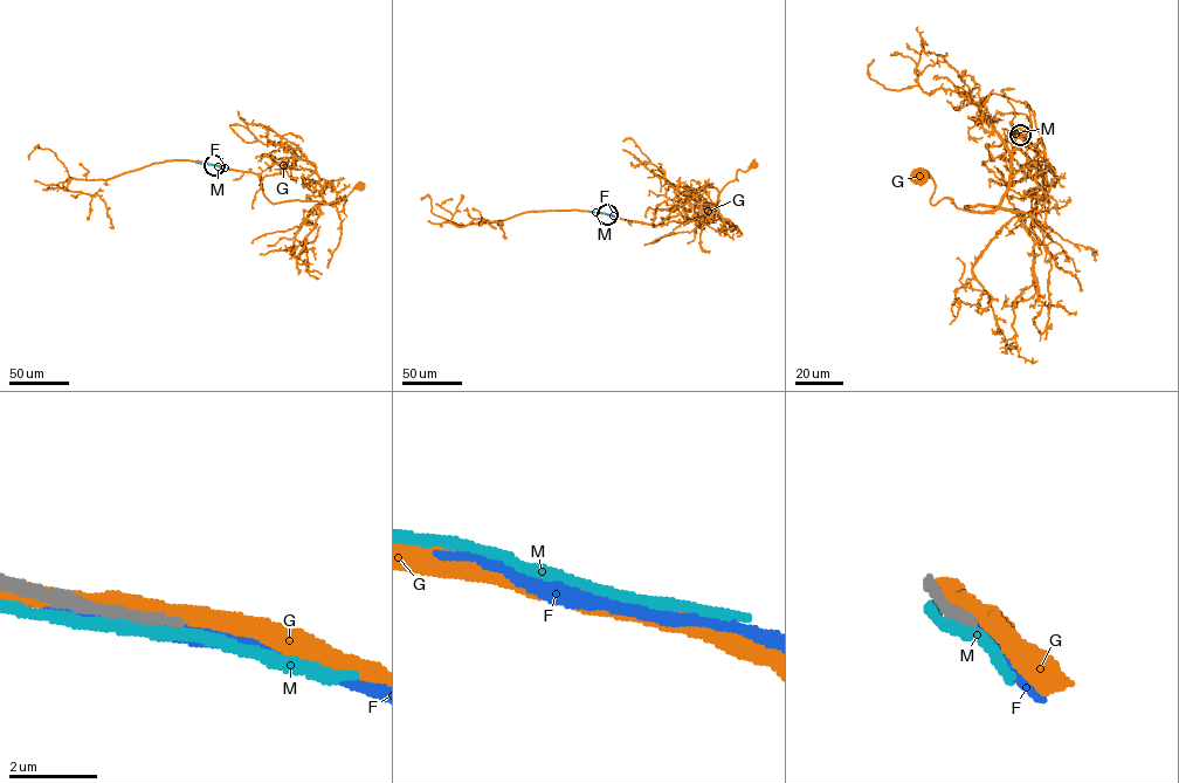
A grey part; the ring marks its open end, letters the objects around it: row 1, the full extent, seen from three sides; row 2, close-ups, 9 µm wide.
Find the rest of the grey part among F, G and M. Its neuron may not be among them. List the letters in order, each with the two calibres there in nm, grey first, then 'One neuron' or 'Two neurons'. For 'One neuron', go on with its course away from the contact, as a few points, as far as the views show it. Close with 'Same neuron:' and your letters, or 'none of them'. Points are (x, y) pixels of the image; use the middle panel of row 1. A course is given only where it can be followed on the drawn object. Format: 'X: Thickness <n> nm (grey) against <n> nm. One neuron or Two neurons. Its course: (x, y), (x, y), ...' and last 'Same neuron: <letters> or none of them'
F: Thickness 240 nm (grey) against 240 nm. Two neurons
G: Thickness 260 nm (grey) against 480 nm. Two neurons
M: Thickness 240 nm (grey) against 240 nm. Two neurons
Same neuron: none of them

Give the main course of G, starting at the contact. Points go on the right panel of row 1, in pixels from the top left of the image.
G: (1019, 134), (1045, 155), (1045, 191), (1027, 212), (969, 212), (947, 198), (931, 204), (933, 180), (923, 177)

